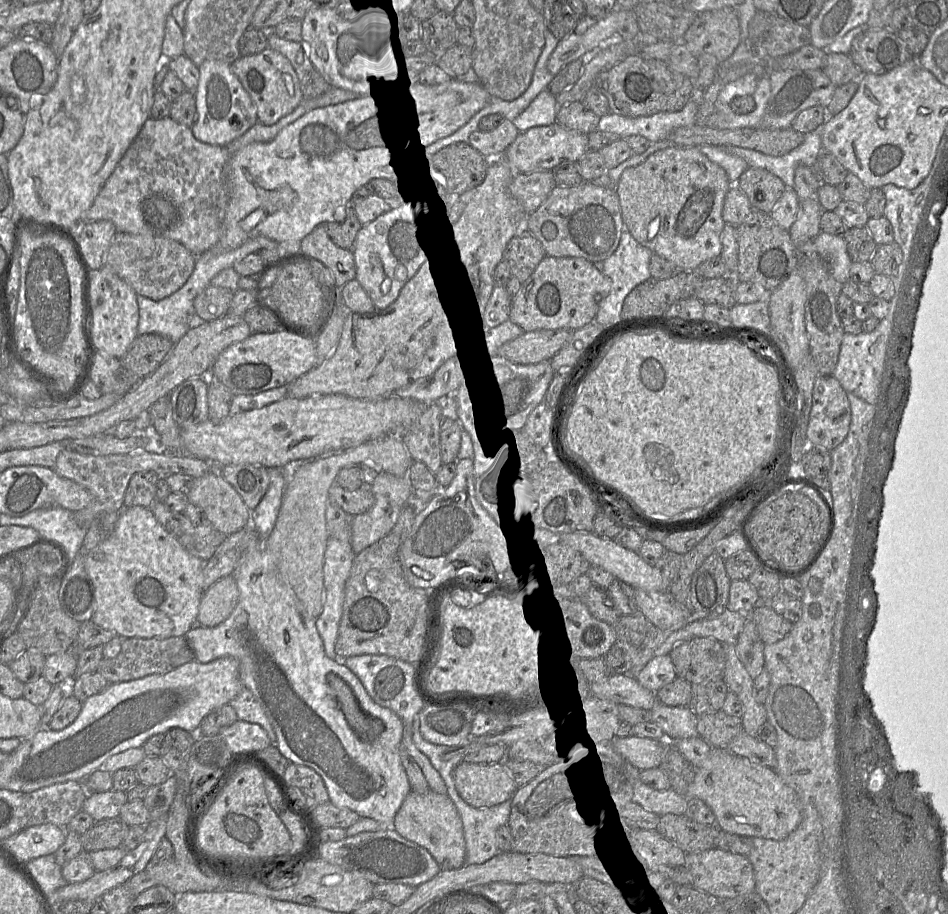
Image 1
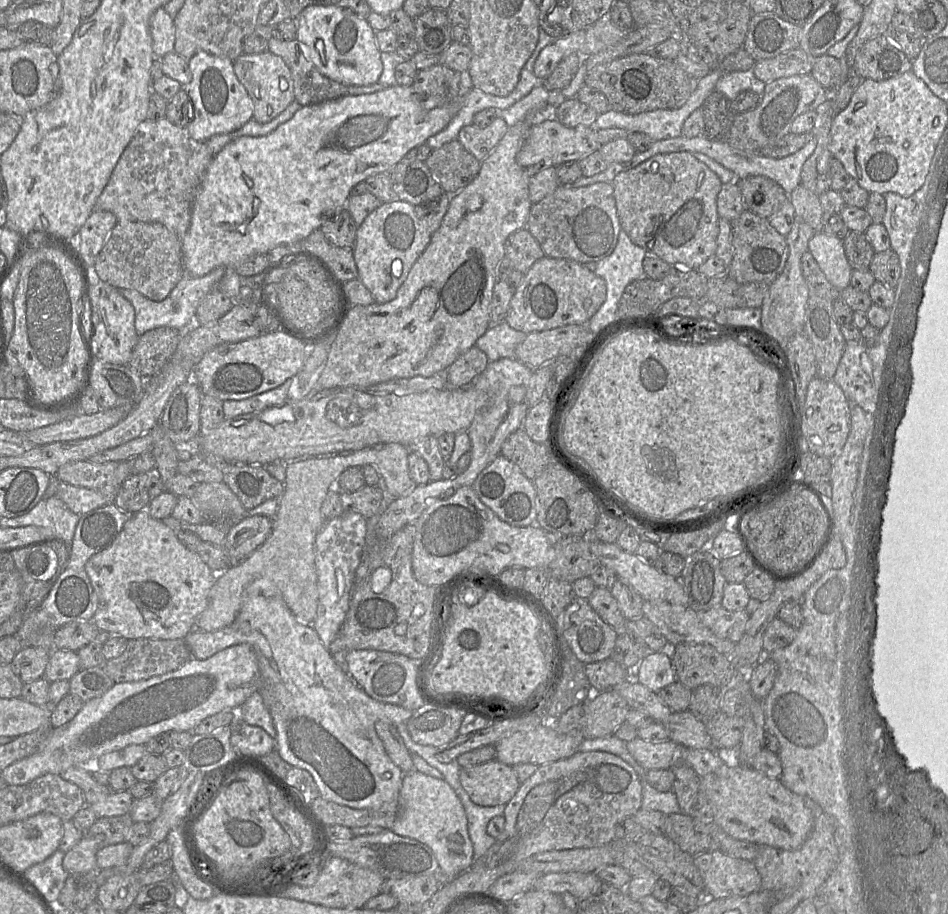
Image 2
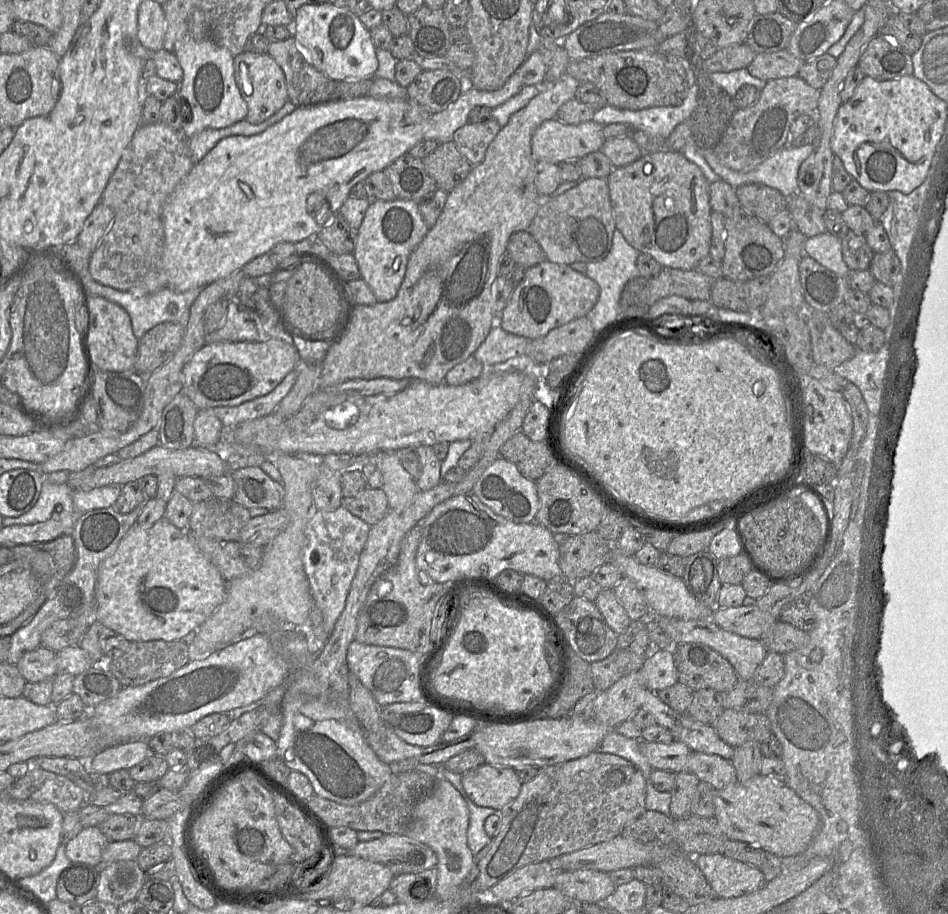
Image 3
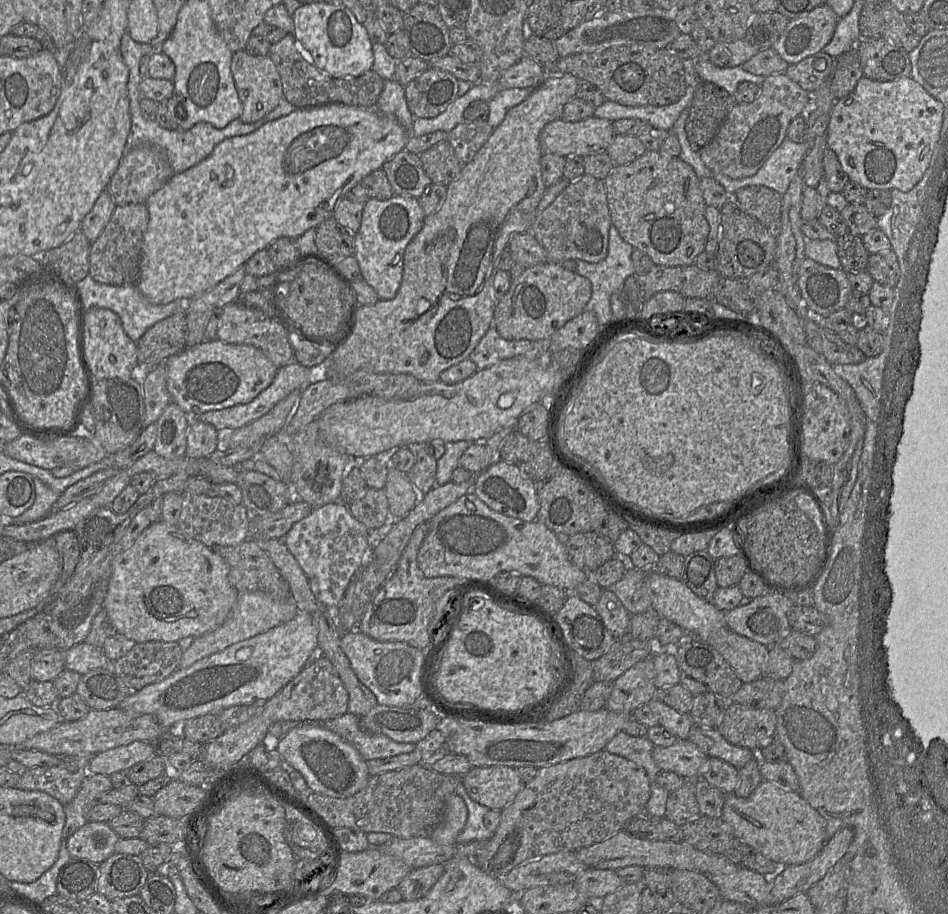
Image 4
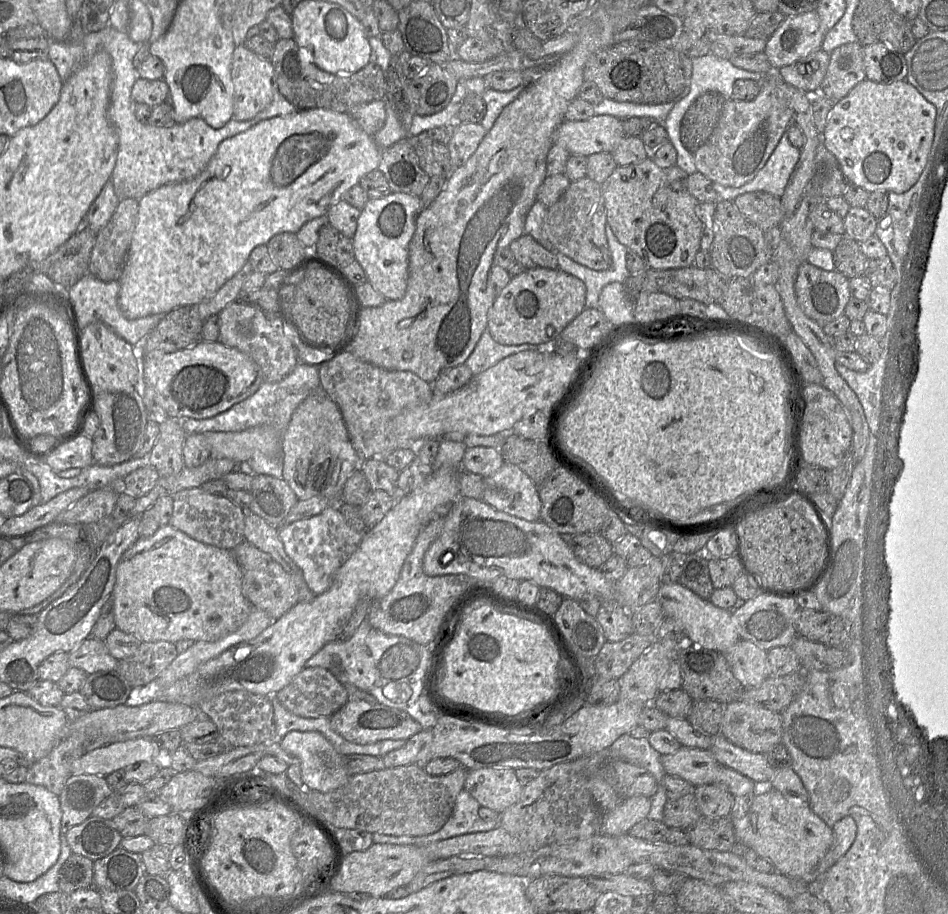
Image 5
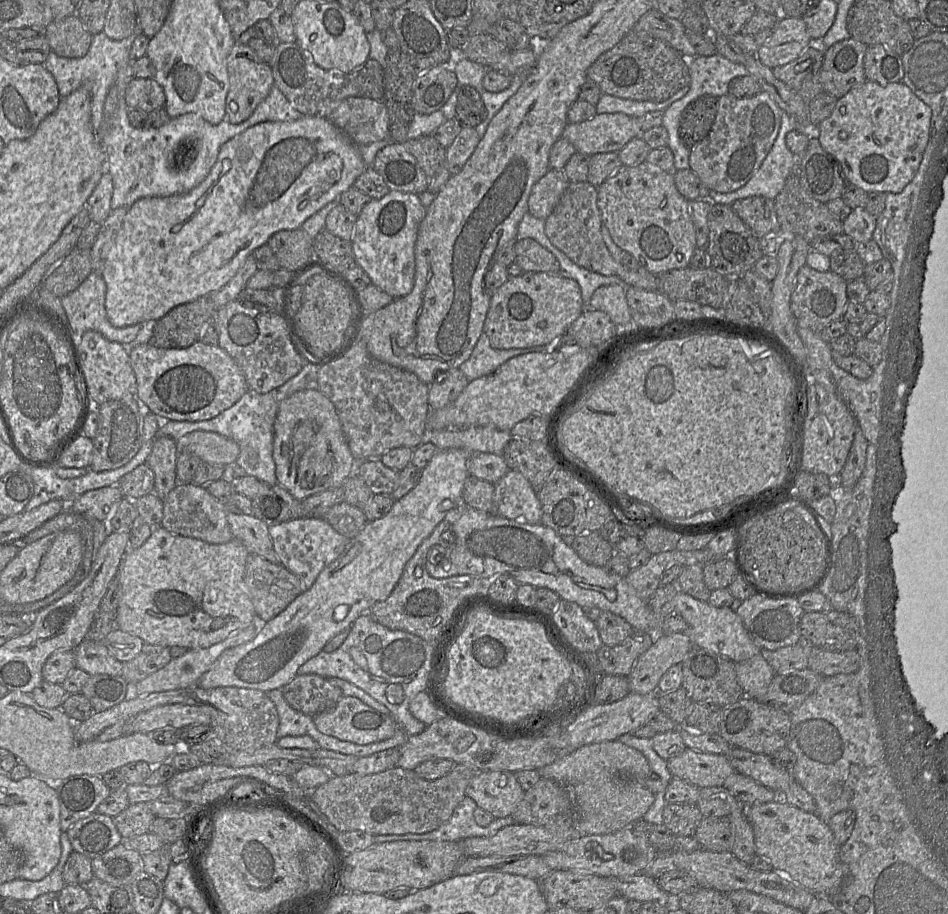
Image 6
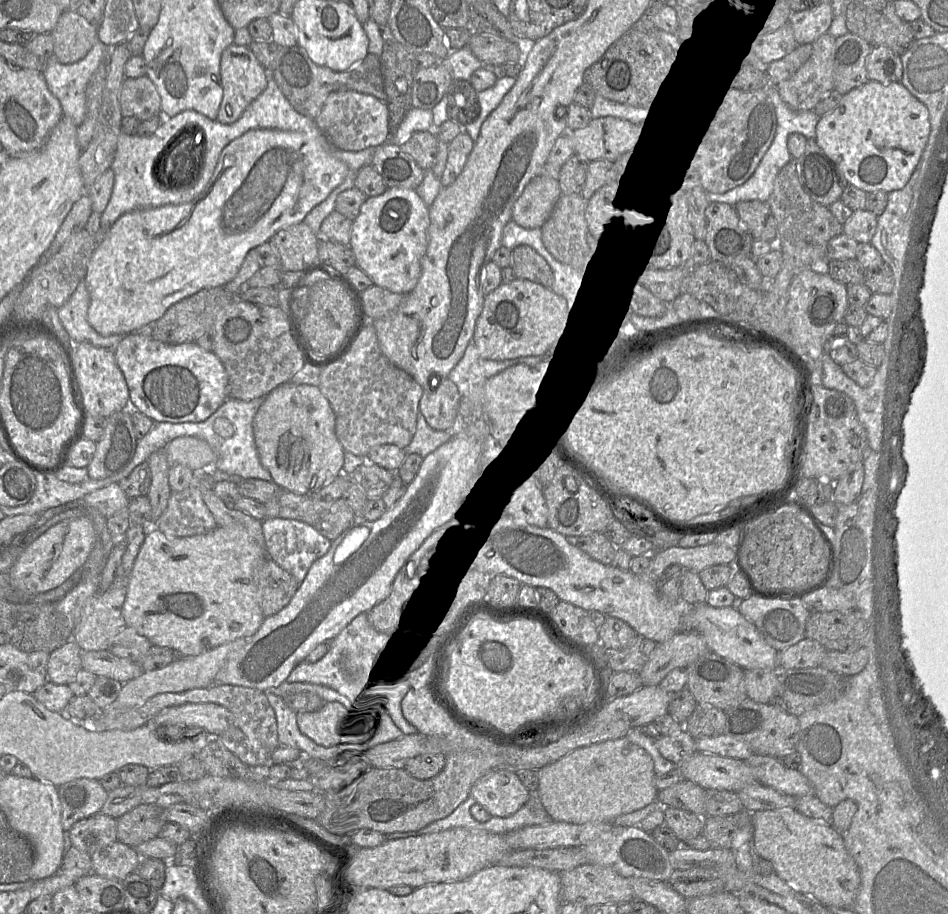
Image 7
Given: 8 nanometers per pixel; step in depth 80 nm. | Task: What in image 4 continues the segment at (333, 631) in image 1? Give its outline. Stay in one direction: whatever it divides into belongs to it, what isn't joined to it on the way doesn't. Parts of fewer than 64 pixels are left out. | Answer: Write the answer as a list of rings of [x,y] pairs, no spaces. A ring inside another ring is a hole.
[[[338,501],[315,508],[309,516],[293,525],[284,536],[283,542],[301,565],[309,580],[311,590],[318,601],[327,608],[337,608],[352,577],[364,563],[370,551],[371,531],[352,516],[345,504]]]

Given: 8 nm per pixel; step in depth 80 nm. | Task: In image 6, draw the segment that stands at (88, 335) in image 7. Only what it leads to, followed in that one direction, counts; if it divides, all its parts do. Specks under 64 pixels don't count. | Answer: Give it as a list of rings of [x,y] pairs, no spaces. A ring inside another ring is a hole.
[[[92,271],[88,277],[74,291],[61,298],[61,303],[65,312],[66,320],[75,333],[76,338],[89,331],[97,331],[110,341],[120,343],[125,346],[133,346],[134,341],[141,330],[142,324],[118,328],[113,326],[108,318],[105,308],[106,283],[99,271]]]

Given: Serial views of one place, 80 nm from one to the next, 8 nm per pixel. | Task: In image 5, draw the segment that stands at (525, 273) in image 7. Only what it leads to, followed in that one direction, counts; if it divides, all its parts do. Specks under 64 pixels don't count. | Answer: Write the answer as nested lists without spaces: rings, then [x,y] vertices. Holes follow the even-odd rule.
[[[523,234],[508,247],[514,254],[515,261],[521,263],[526,269],[537,267],[558,269],[556,256],[531,235]]]

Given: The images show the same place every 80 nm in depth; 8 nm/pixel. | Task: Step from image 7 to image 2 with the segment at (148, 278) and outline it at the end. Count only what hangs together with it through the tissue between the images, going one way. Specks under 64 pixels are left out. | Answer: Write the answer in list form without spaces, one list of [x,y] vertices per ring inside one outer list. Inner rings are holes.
[[[396,84],[371,94],[345,95],[319,104],[302,106],[290,120],[279,125],[274,131],[265,136],[243,136],[231,141],[214,155],[194,199],[190,226],[181,239],[184,273],[197,278],[205,276],[217,268],[236,269],[248,259],[256,255],[265,255],[268,251],[280,245],[300,244],[313,231],[320,229],[339,210],[345,208],[350,197],[350,191],[354,186],[364,182],[370,176],[389,173],[410,150],[426,143],[429,137],[446,128],[460,108],[461,95],[454,100],[444,101],[431,96],[420,95],[411,86],[406,87]]]

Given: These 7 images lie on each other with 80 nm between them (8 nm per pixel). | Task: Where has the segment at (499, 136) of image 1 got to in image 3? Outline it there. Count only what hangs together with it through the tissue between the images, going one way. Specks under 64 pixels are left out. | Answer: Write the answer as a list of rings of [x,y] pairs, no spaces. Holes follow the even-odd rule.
[[[494,119],[480,124],[467,123],[454,132],[452,141],[469,163],[475,166],[483,160],[489,144],[500,129],[501,126]]]

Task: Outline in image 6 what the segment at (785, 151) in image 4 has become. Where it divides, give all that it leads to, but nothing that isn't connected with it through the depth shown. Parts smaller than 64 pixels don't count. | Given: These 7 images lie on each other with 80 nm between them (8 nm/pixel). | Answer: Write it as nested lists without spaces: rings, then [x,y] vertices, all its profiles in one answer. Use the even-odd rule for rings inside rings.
[[[783,110],[780,129],[773,146],[752,178],[733,192],[710,192],[709,201],[732,205],[736,200],[751,196],[774,200],[797,166],[797,156],[789,150],[786,144],[786,134],[796,129],[795,118]]]

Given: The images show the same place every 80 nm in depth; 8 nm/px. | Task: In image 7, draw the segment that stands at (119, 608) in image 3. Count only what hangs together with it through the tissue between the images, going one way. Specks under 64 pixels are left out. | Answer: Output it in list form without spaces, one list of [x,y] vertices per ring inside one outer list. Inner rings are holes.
[[[217,526],[205,534],[194,535],[183,538],[169,538],[156,527],[147,528],[147,534],[141,548],[135,558],[133,568],[129,577],[125,601],[122,607],[122,615],[127,627],[135,629],[140,635],[145,636],[152,645],[169,647],[179,650],[185,656],[200,655],[210,649],[224,643],[244,637],[250,638],[260,628],[265,620],[256,586],[256,571],[260,563],[269,558],[264,548],[260,547],[256,541],[241,527]]]

